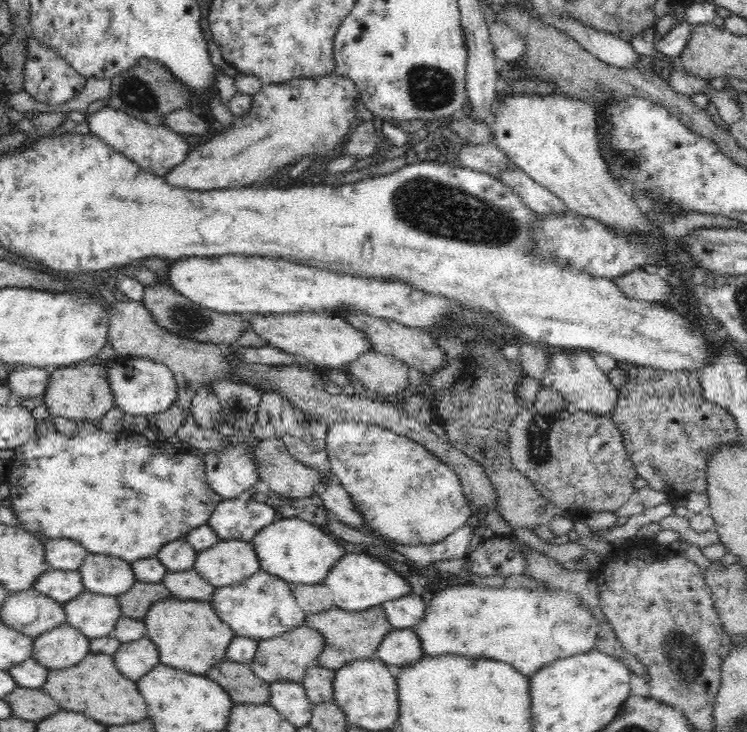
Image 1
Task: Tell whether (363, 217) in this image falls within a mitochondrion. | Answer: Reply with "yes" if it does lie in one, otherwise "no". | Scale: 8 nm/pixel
no

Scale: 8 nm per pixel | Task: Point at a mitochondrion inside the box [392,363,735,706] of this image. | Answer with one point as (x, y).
(685, 659)

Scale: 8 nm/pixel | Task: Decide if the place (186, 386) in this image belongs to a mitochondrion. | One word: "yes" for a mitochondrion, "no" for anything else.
no

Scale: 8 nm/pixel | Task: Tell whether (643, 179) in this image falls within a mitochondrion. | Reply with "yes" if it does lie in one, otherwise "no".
yes

